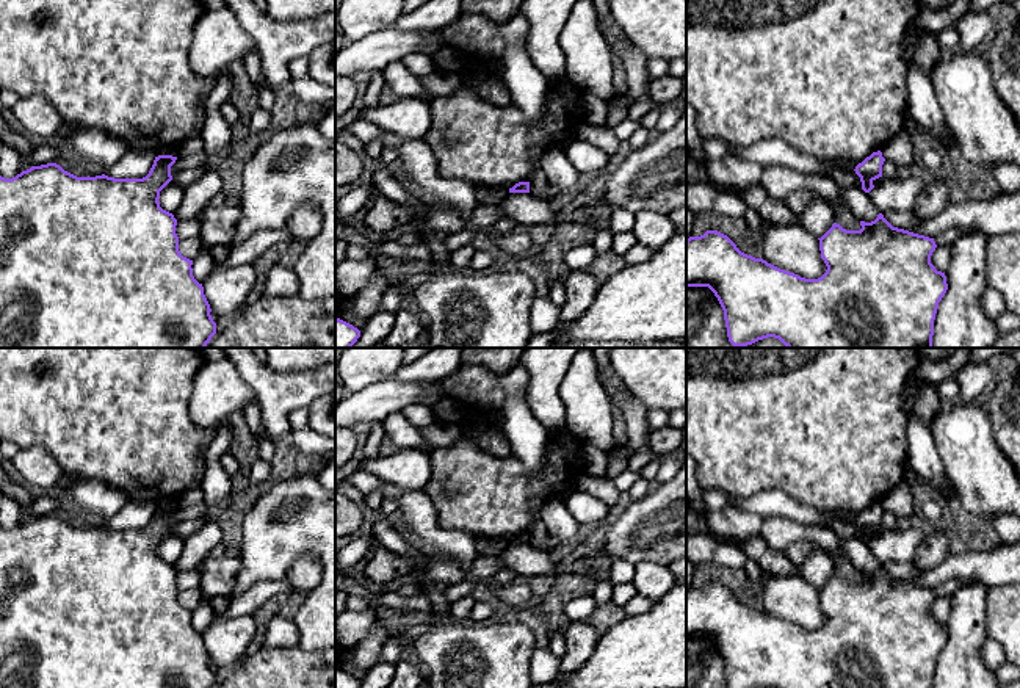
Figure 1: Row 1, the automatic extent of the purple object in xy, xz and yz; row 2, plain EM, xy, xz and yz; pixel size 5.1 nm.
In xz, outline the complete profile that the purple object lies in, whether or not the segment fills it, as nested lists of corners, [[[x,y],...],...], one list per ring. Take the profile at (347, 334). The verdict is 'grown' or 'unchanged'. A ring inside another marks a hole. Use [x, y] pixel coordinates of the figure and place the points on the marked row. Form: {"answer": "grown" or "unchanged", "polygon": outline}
{"answer": "unchanged", "polygon": [[[340,318],[335,320],[335,348],[351,348],[359,337],[360,331],[357,328]]]}

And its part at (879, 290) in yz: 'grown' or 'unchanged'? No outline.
unchanged

